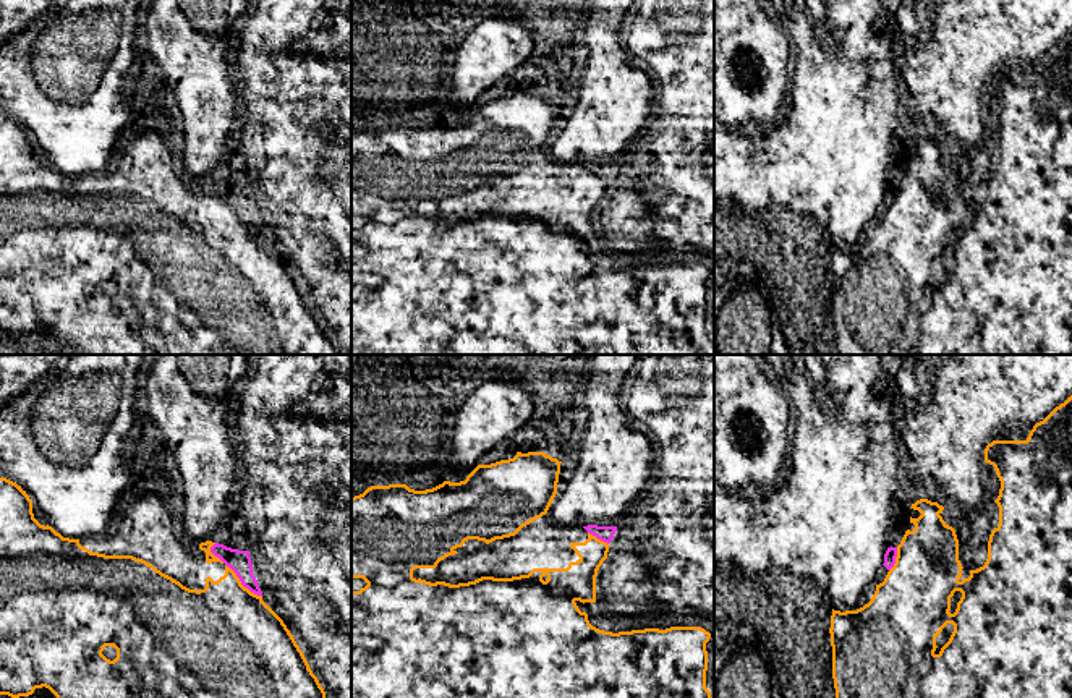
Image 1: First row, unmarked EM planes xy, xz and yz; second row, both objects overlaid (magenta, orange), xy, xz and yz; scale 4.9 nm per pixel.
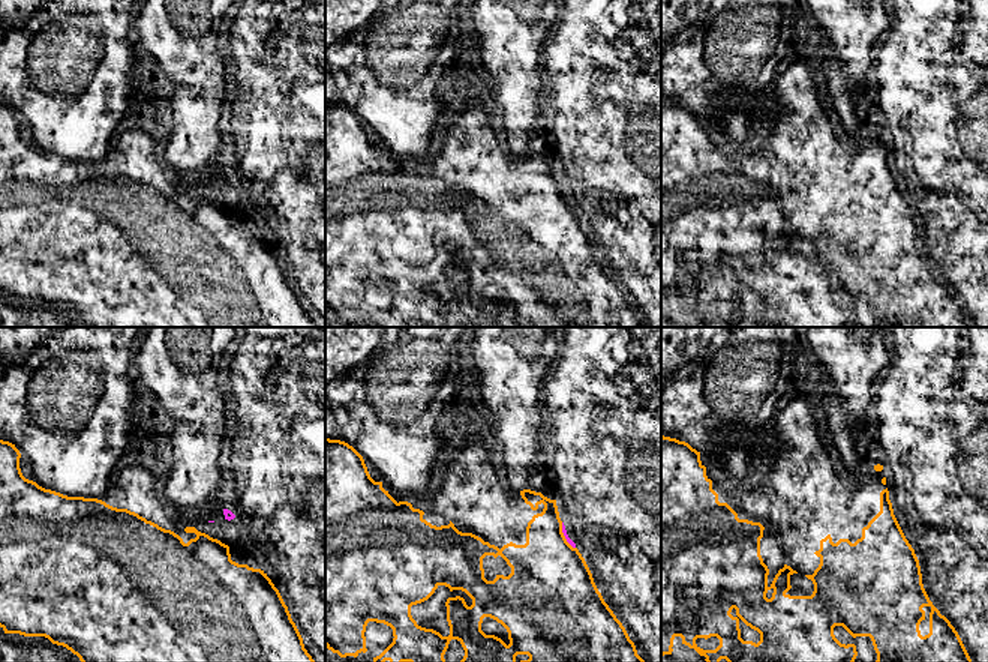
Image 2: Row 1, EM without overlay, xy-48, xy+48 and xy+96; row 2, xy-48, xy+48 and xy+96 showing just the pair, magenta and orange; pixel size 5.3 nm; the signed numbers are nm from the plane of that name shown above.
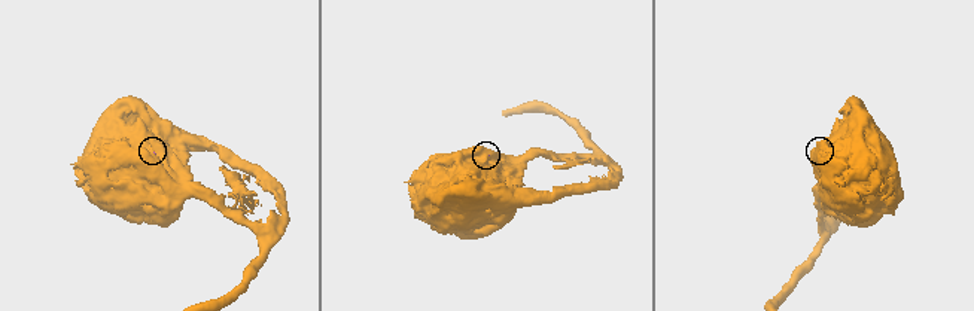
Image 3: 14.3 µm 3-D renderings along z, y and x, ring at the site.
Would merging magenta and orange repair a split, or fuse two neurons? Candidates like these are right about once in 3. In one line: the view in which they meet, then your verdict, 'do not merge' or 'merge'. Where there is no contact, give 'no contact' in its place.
contact in xy; do not merge

